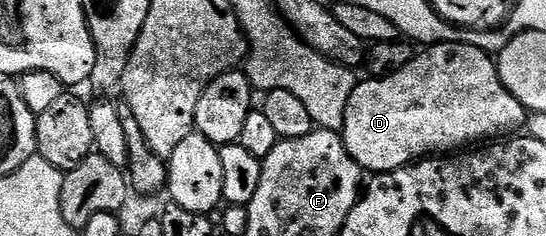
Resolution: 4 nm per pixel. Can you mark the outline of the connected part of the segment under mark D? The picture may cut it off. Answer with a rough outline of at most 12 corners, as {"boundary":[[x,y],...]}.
{"boundary":[[433,43],[357,82],[342,134],[365,172],[512,137],[496,59]]}

